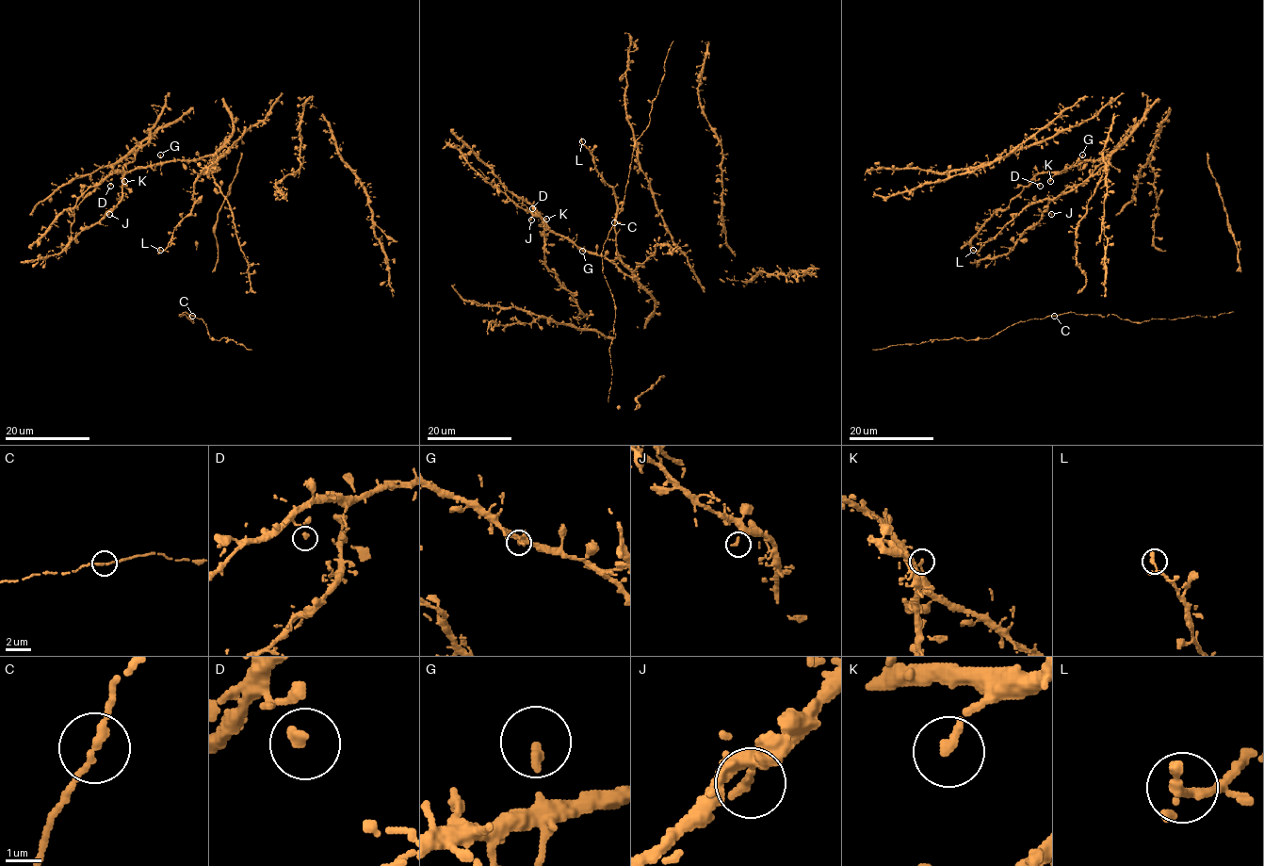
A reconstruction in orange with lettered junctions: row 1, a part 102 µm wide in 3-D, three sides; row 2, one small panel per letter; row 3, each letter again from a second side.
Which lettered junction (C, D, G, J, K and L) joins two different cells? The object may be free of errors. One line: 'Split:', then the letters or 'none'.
Split: none

